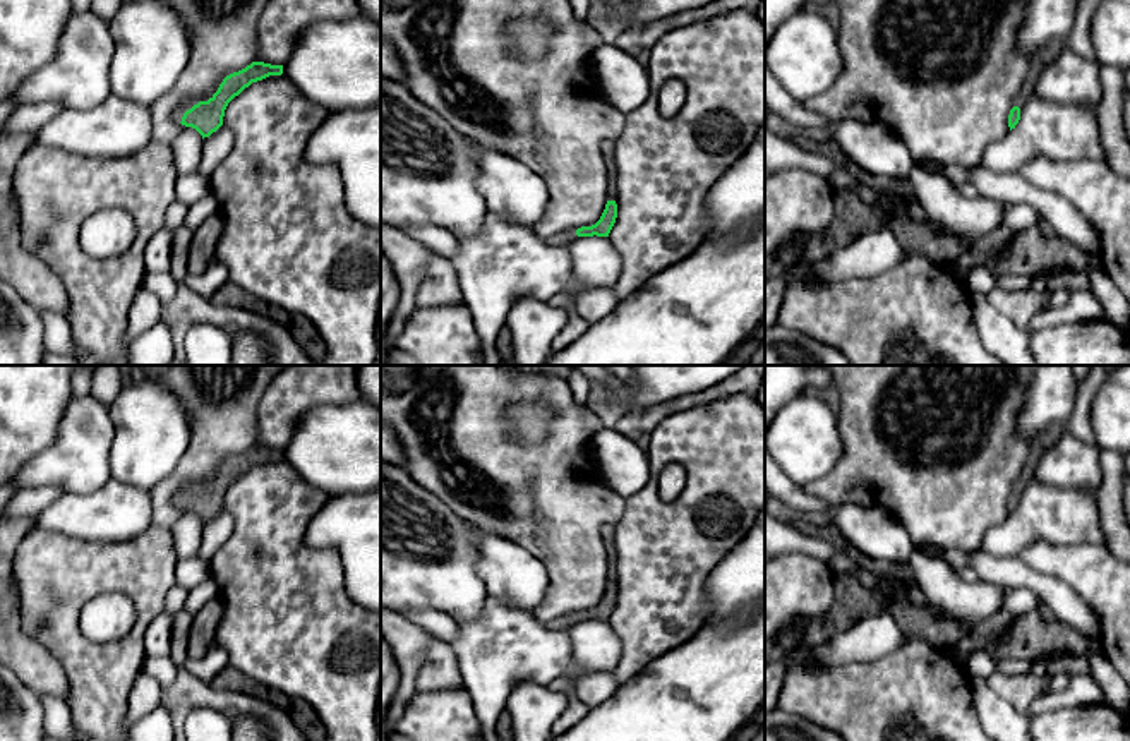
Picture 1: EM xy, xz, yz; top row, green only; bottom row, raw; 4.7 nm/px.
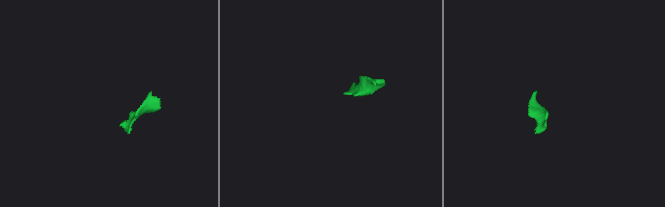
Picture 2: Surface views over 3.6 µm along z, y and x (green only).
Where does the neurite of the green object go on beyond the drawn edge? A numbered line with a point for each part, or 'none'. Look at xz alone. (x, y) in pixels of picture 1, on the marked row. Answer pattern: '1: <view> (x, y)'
1: xz (609, 158)
2: xz (563, 239)

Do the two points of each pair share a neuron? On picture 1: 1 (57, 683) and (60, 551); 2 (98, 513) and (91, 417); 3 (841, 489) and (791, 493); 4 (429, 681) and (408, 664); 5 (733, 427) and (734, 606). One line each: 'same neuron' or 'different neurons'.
1: different neurons
2: different neurons
3: different neurons
4: different neurons
5: different neurons

